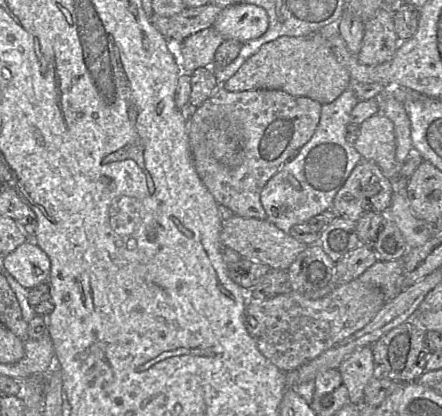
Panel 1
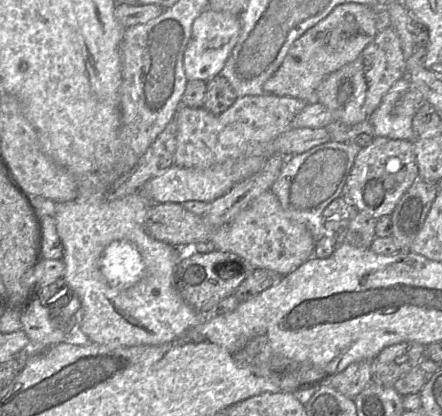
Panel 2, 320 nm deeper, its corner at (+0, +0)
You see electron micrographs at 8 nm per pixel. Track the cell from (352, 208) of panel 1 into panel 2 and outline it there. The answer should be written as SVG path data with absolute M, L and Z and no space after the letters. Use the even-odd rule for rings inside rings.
M374 138L357 153L342 191L342 197L357 212L372 218L390 216L403 194L419 180L413 141Z

